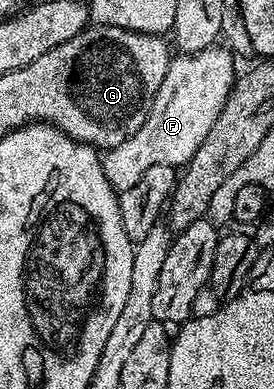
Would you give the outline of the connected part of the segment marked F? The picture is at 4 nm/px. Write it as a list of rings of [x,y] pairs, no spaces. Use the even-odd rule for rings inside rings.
[[[226,46],[172,55],[141,130],[102,157],[105,178],[109,178],[116,192],[129,190],[129,186],[135,185],[137,178],[149,170],[149,166],[178,169],[189,163],[193,154],[197,154],[197,146],[205,142],[205,134],[213,130],[213,122],[217,122],[221,110],[231,97],[231,89],[237,79],[235,63],[236,57]]]

